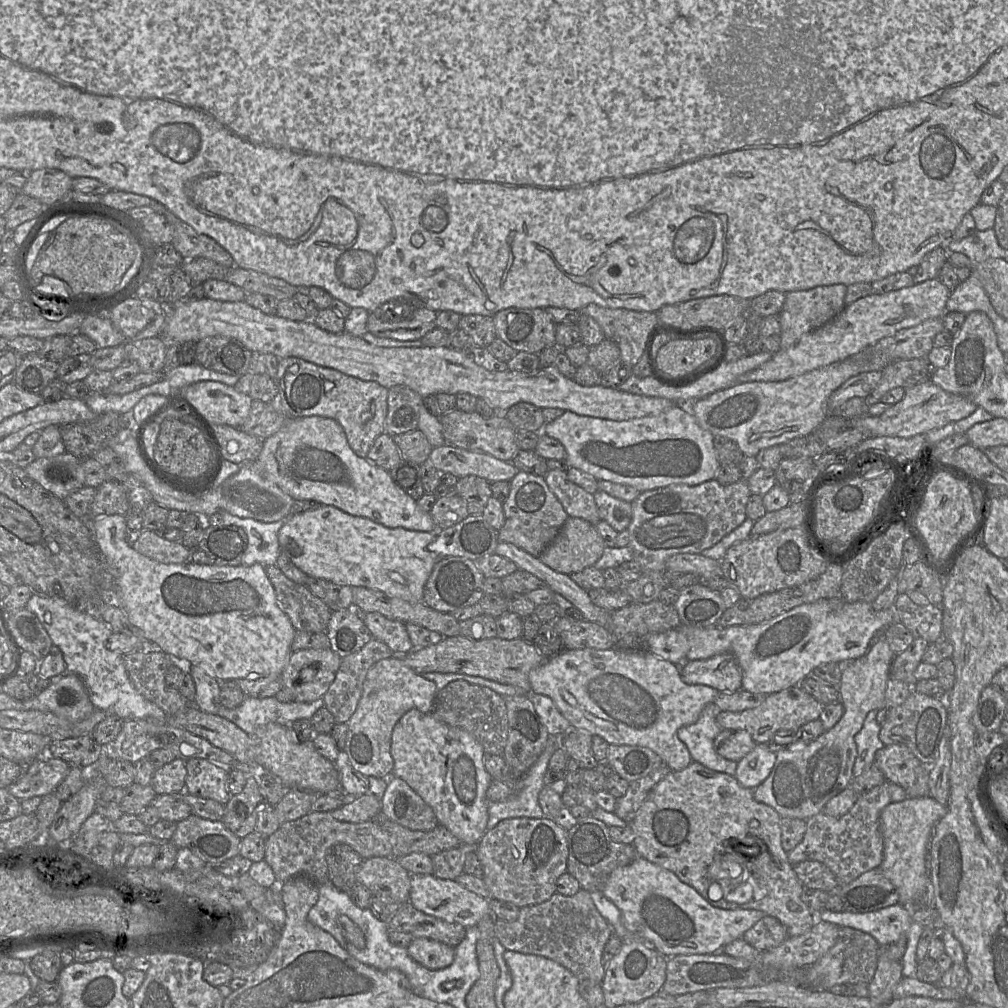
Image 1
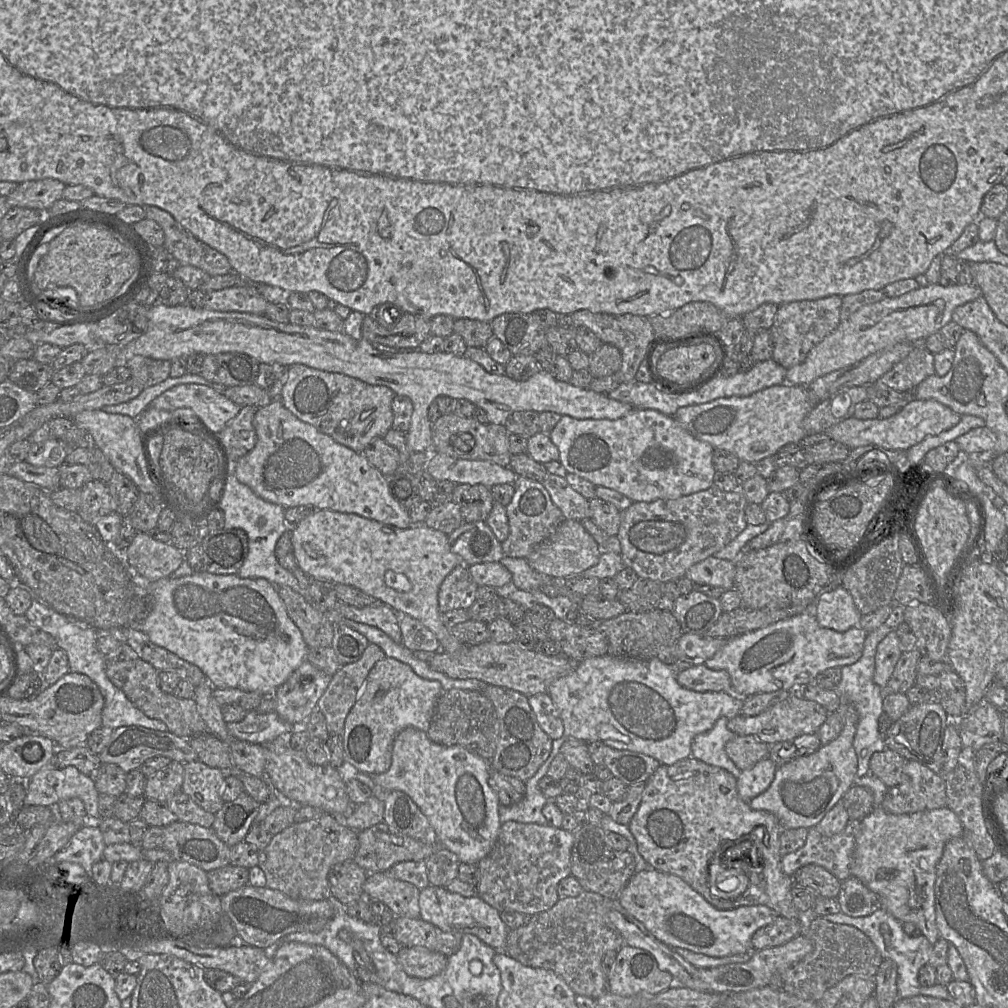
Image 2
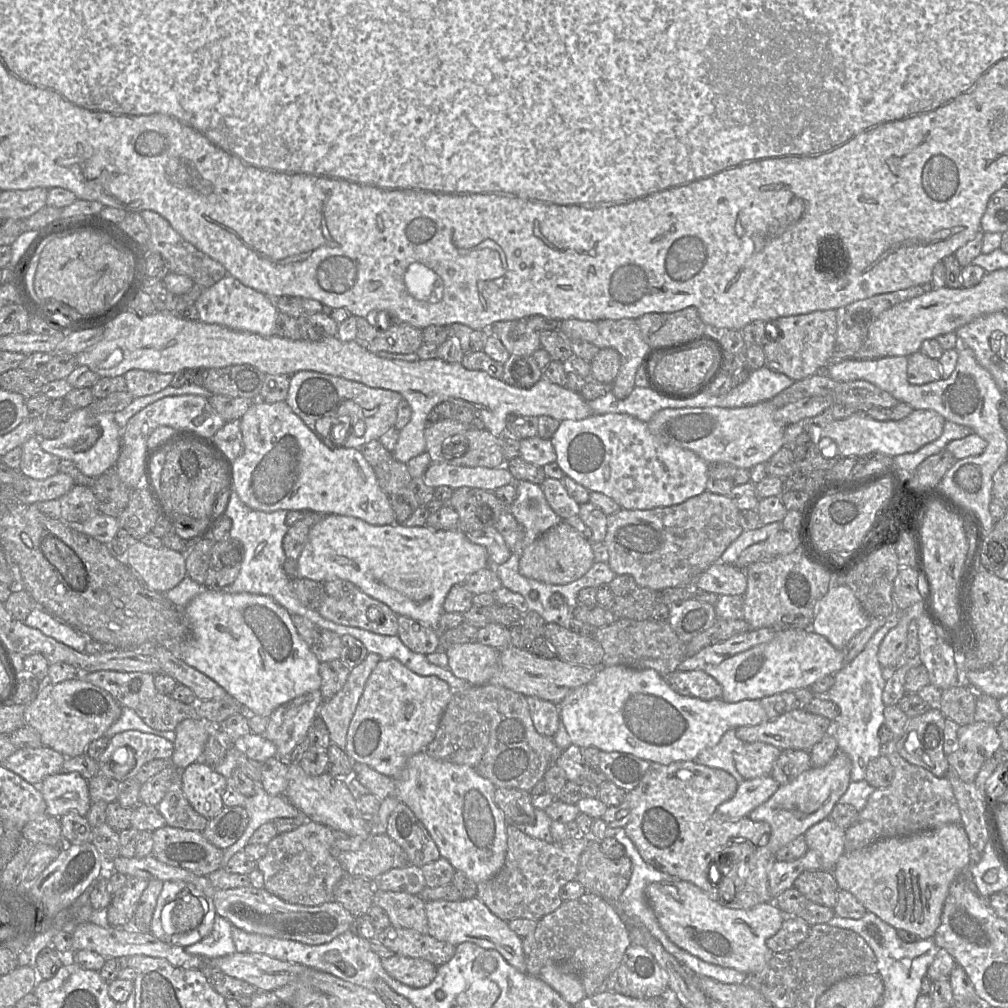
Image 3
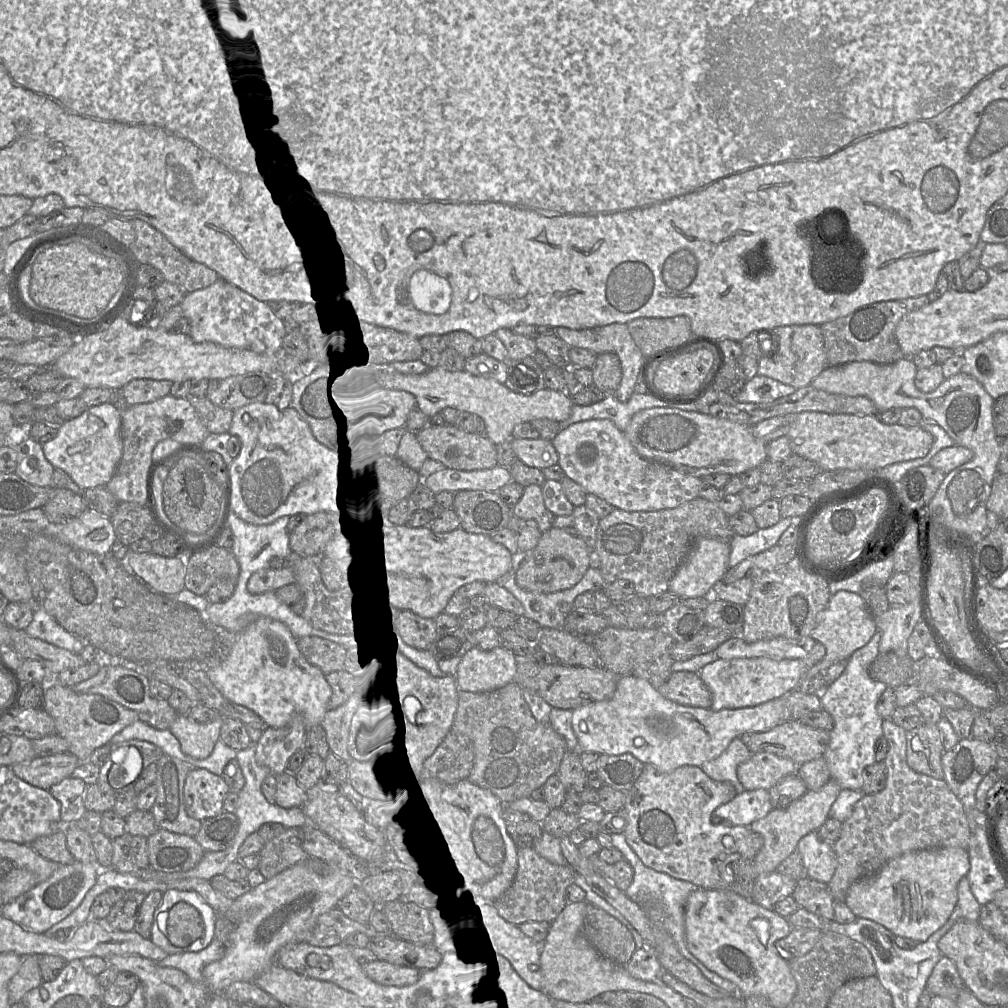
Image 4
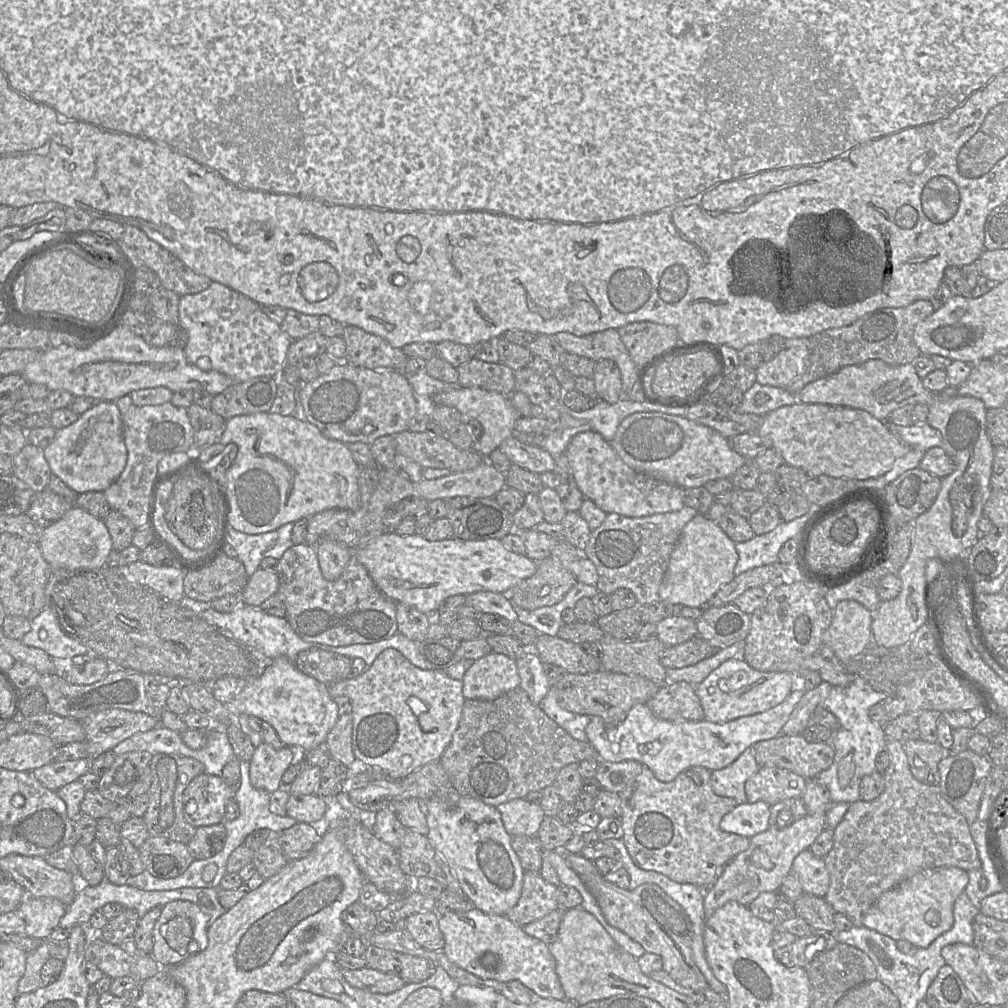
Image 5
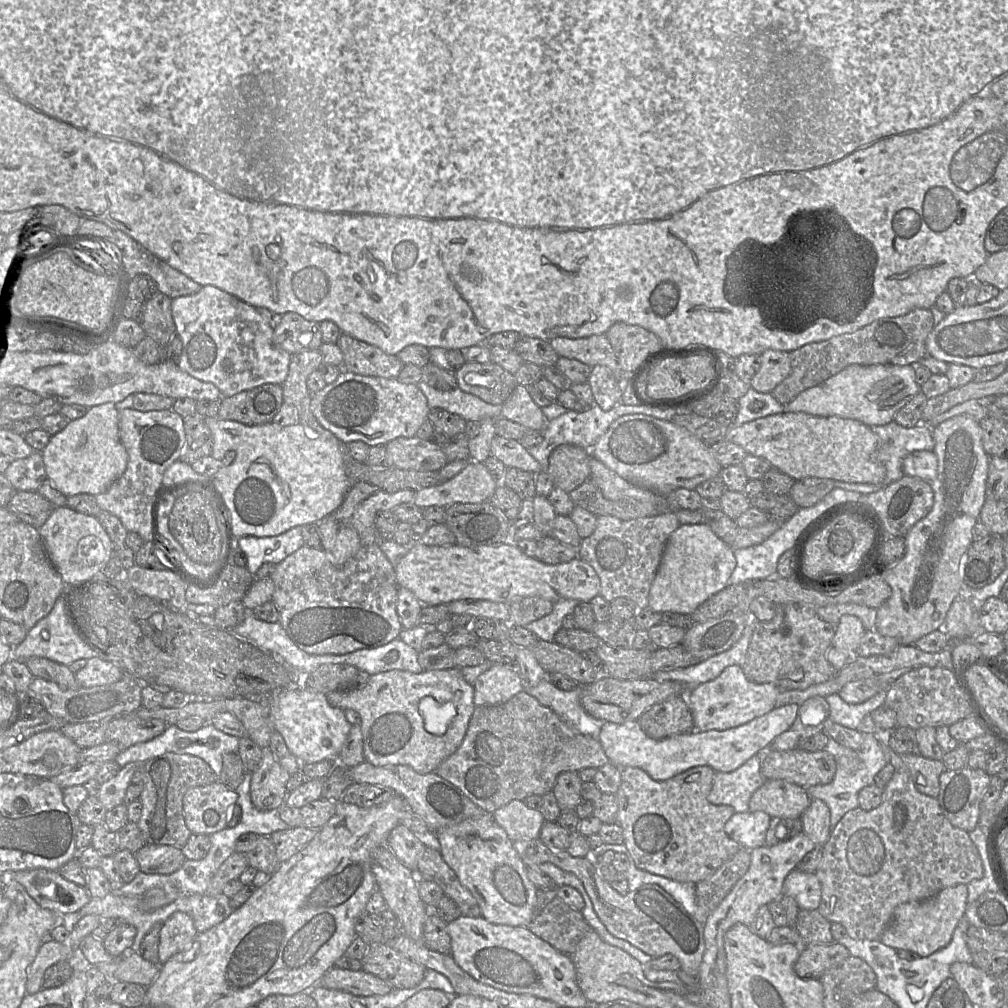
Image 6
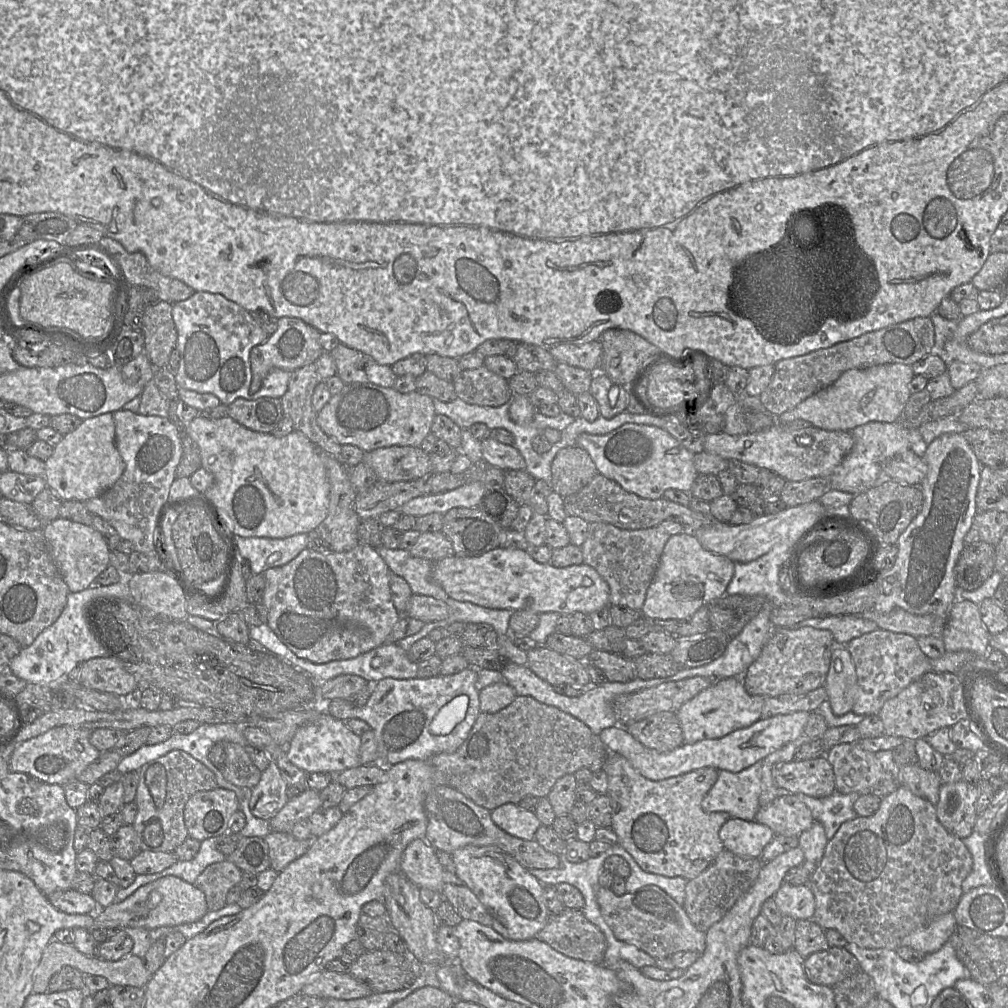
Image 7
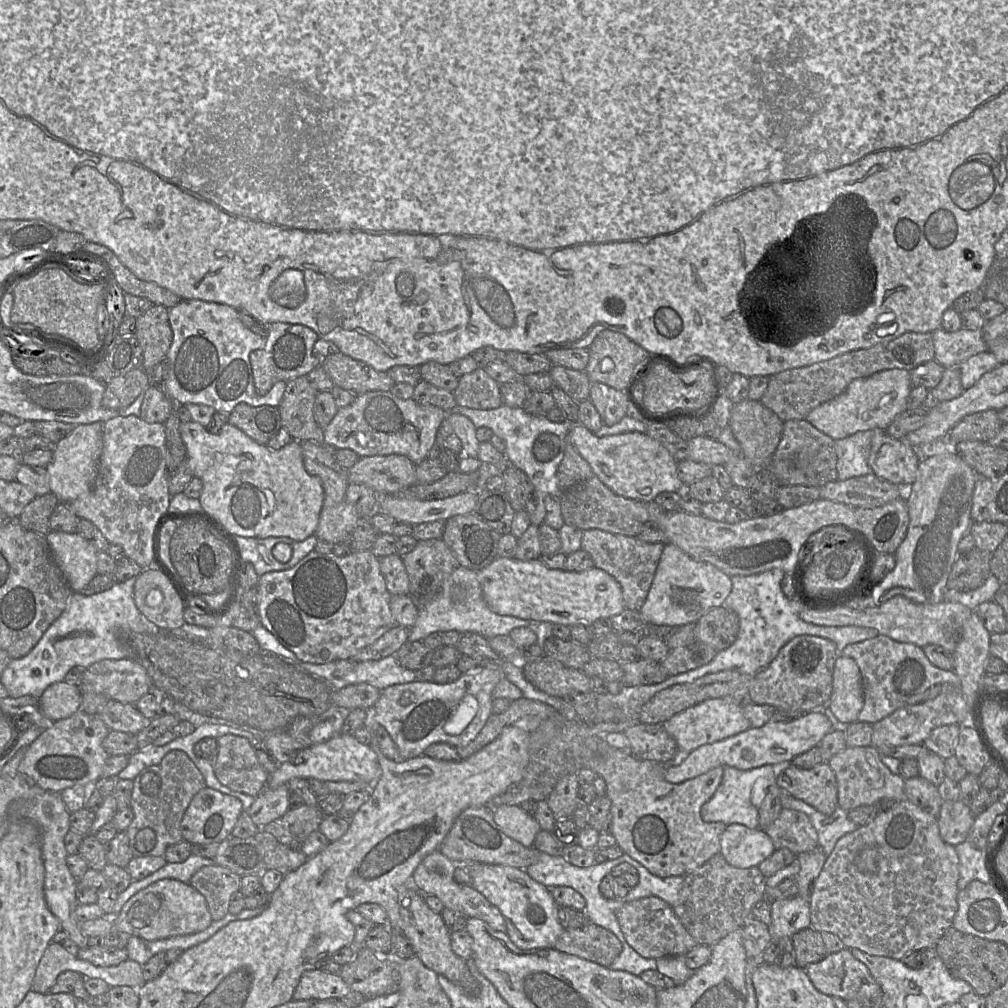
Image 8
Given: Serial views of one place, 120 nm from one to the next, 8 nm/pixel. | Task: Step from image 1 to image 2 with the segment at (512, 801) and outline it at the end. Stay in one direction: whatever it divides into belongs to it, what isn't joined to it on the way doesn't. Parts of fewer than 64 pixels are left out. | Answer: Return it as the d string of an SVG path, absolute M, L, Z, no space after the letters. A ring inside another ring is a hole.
M563 735L552 741L552 749L548 759L540 766L538 771L524 783L525 795L520 802L510 806L499 804L498 814L501 825L508 821L548 825L542 813L542 808L547 803L547 799L539 789L538 783L546 775L550 764L558 754L565 740L566 736Z

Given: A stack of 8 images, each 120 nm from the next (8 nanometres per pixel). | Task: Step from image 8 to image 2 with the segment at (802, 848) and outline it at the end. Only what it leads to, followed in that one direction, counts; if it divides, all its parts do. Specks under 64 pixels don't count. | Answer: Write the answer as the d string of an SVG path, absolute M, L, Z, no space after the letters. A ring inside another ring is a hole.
M735 735L725 745L728 757L742 771L769 756L770 746L753 735Z

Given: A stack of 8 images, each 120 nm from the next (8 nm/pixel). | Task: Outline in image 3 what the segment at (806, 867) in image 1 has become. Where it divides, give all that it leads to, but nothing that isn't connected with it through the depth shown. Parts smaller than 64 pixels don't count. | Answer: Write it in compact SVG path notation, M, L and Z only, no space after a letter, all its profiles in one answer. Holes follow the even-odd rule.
M808 870L802 872L794 882L794 887L809 902L834 909L837 902L838 884L830 870Z

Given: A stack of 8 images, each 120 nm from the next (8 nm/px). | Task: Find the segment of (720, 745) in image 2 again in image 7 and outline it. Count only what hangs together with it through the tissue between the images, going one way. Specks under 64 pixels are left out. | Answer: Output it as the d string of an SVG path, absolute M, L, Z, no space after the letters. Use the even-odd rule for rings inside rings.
M763 760L739 772L720 770L716 783L702 800L705 812L727 812L731 818L756 819L760 808Z

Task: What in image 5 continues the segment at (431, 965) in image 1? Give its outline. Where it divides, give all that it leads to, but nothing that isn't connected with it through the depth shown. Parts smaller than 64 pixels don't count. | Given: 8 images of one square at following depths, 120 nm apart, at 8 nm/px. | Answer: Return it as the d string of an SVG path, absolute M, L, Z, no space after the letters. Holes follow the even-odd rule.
M369 967L342 969L344 979L353 987L372 993L390 994L401 989L405 982L400 977Z

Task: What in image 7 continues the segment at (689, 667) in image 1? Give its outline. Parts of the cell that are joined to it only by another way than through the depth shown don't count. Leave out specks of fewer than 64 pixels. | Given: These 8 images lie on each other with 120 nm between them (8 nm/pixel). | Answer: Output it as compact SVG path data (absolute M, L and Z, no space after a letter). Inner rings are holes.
M659 712L624 727L643 746L660 753L671 752L684 743L675 712Z

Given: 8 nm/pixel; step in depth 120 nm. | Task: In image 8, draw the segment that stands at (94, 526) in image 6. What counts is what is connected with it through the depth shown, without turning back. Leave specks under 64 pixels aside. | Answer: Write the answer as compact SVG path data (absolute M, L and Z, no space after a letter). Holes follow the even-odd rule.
M49 531L45 537L73 593L79 593L97 574L96 547L79 533Z

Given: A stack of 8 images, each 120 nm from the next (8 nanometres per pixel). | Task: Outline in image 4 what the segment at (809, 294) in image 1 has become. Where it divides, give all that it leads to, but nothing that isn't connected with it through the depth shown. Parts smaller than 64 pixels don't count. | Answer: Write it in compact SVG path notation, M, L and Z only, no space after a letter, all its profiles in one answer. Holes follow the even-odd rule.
M804 324L804 325L787 325L787 326L779 326L776 327L772 330L760 330L760 331L773 331L773 333L776 336L777 339L777 349L776 352L772 355L772 356L766 356L766 355L762 355L759 358L758 361L758 374L762 375L762 376L766 376L769 378L772 378L774 380L777 380L781 383L790 385L792 387L794 387L795 389L799 389L805 386L808 386L811 384L811 381L817 376L819 375L819 373L826 368L826 353L825 353L825 346L824 346L824 337L822 334L822 330L821 330L821 325L815 325L815 324Z

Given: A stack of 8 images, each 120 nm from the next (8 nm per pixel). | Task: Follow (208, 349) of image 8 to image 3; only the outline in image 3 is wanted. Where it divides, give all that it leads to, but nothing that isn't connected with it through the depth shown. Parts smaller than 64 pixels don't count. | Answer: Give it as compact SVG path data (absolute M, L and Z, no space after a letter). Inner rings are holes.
M227 274L214 285L205 288L195 302L199 321L207 324L218 324L226 328L258 334L264 337L276 335L278 309L275 299L250 288Z

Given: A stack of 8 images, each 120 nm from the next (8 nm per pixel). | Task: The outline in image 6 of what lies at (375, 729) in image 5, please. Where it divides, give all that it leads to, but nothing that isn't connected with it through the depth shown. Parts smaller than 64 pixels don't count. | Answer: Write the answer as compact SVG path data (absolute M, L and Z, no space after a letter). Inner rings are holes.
M456 667L445 670L423 671L418 674L403 670L389 670L370 675L367 684L361 689L350 687L348 689L330 692L326 696L330 705L342 710L351 709L359 714L361 718L359 725L363 736L363 754L365 761L375 766L406 765L420 774L434 772L443 760L445 760L457 750L464 739L469 721L476 707L473 701L474 688L464 679L461 668Z

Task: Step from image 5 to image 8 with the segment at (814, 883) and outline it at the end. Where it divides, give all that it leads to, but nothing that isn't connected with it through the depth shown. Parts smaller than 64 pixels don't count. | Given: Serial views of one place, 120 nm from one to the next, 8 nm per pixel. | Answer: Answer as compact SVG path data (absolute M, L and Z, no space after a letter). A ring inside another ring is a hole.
M799 895L772 901L769 932L772 940L792 937L795 933L810 927L810 901Z

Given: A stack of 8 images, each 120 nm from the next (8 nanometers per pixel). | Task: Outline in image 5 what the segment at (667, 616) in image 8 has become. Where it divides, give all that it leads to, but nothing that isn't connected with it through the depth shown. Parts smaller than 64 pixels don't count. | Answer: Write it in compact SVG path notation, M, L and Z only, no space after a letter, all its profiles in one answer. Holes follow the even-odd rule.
M697 514L684 526L670 555L659 587L659 599L672 605L706 607L718 590L735 577L737 561L735 543L715 521L703 514Z

